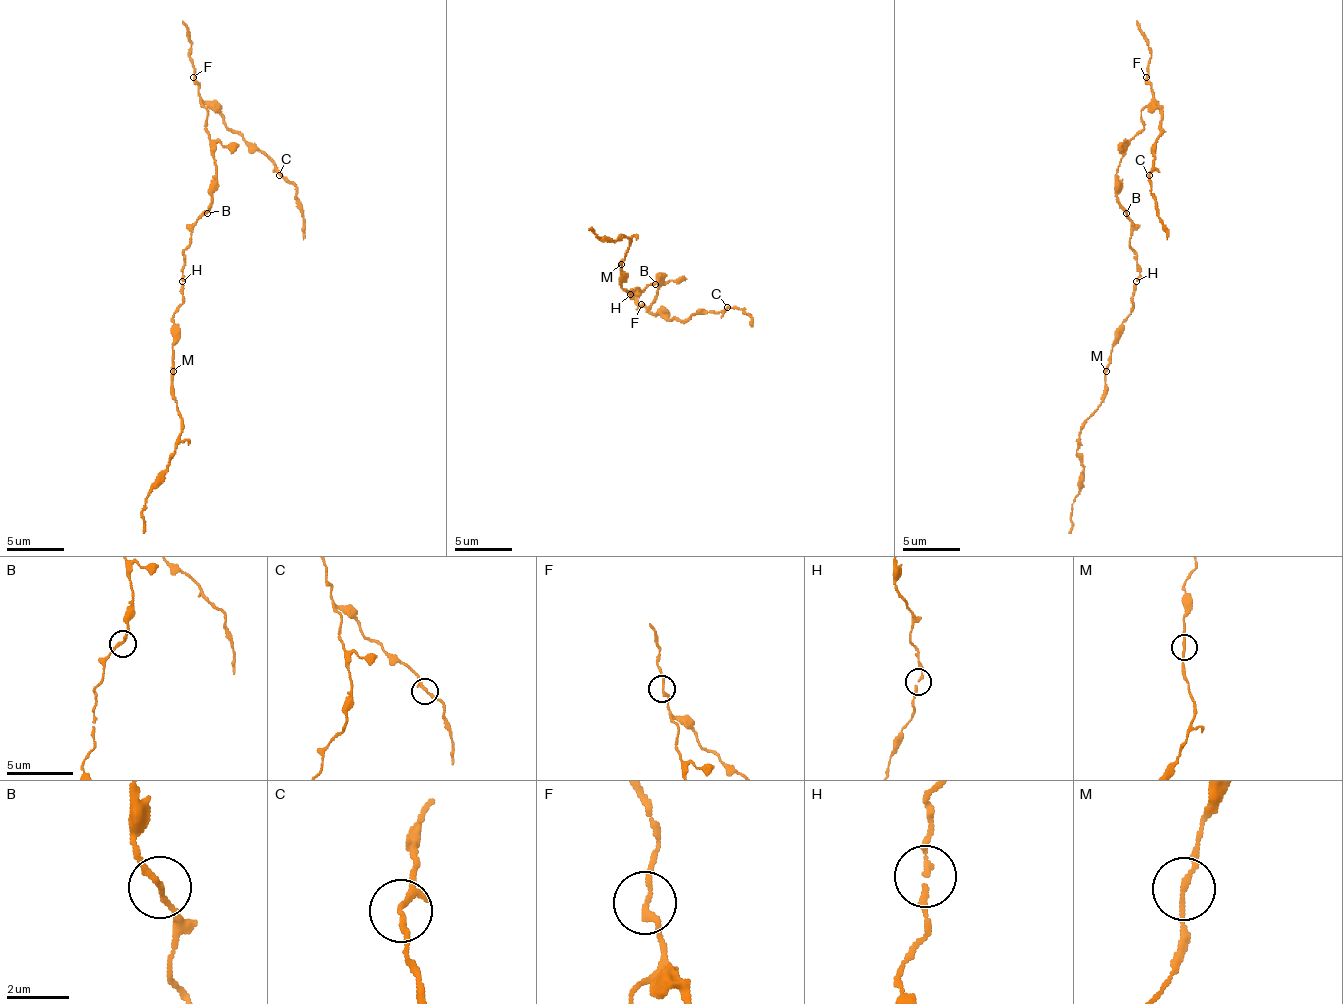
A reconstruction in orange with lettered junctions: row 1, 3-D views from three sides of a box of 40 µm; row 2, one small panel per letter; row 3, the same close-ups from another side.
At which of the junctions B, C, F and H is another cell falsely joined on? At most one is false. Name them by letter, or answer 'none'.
none

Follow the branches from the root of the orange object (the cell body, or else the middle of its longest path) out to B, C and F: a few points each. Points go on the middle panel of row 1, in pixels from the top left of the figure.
B: (638, 289), (647, 284), (655, 284)
C: (638, 289), (644, 289), (664, 275), (650, 310), (678, 321), (687, 321), (699, 312), (722, 312), (727, 307)
F: (638, 289), (644, 289), (664, 275), (655, 301), (655, 298), (647, 310), (641, 304)

